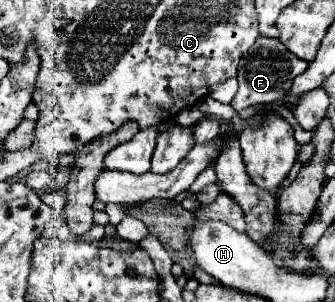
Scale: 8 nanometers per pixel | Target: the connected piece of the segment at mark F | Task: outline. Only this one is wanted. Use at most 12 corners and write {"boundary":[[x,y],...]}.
{"boundary":[[260,36],[238,66],[236,112],[270,106],[308,62]]}

